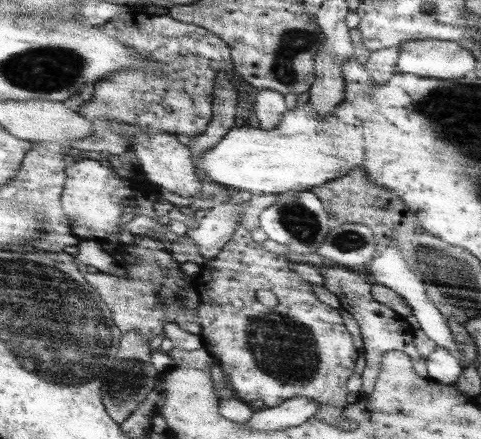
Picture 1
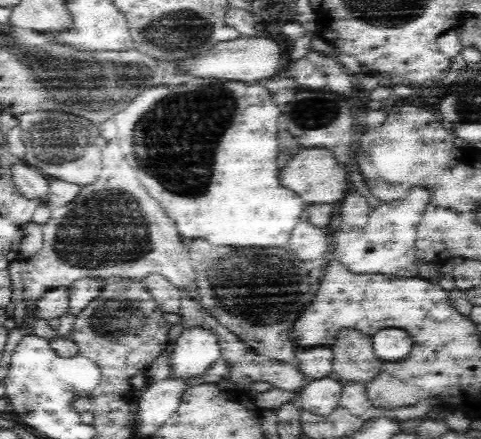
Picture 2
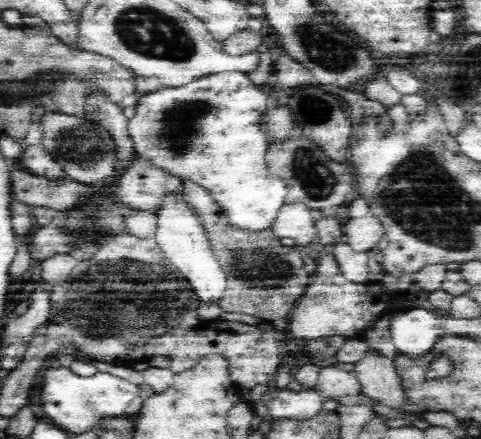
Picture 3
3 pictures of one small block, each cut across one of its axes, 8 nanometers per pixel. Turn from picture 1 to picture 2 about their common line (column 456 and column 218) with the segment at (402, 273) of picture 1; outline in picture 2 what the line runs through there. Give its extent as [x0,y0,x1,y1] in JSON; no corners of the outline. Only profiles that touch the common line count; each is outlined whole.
[172,326,222,380]

